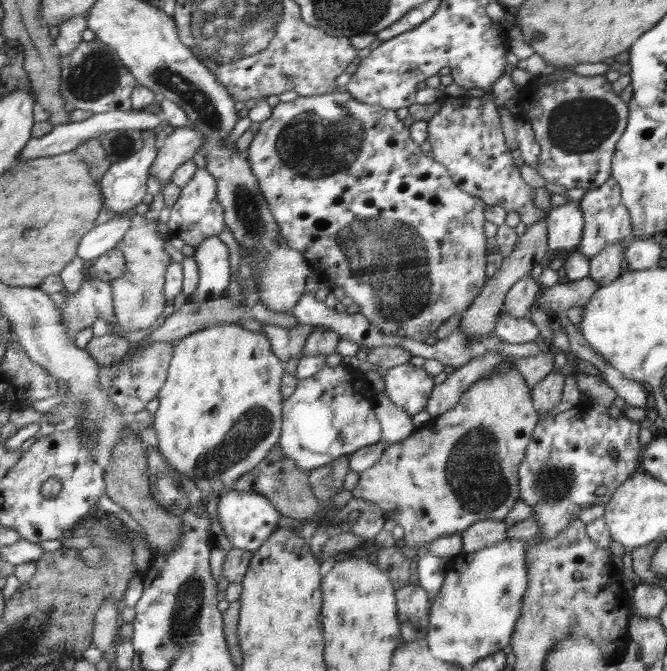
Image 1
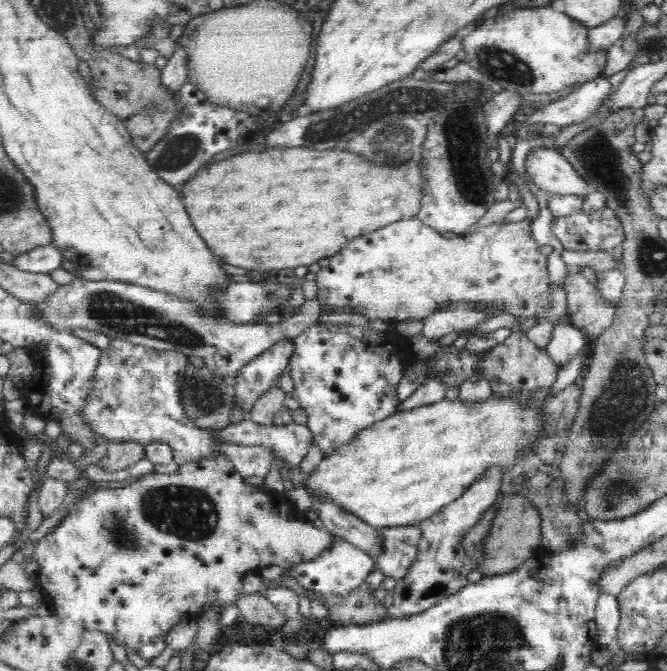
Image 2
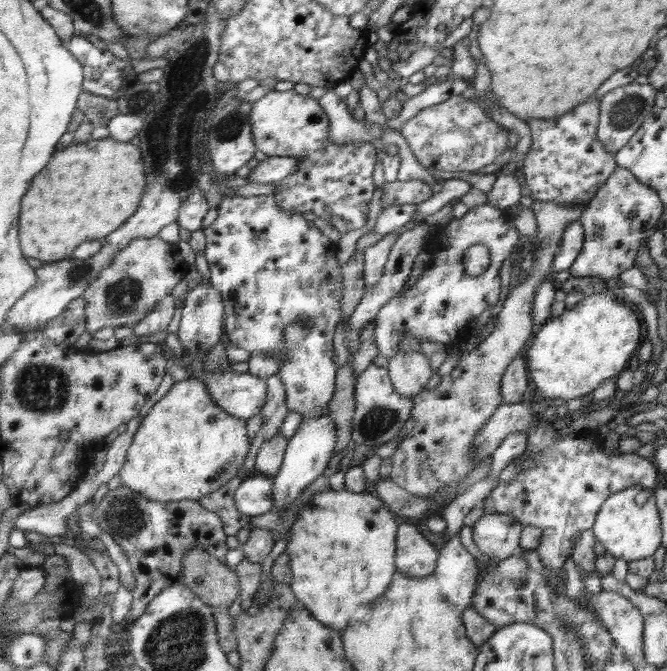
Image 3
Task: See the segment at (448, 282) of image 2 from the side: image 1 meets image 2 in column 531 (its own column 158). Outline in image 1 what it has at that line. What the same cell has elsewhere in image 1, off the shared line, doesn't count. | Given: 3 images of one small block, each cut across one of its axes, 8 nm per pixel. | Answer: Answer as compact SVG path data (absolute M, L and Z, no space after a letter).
M142 214L131 218L130 229L115 247L126 259L126 270L119 278L110 281L113 294L113 309L116 320L124 332L152 327L152 322L162 314L164 300L164 272L171 266L170 256L164 252L164 242L158 238L159 219L146 219Z

